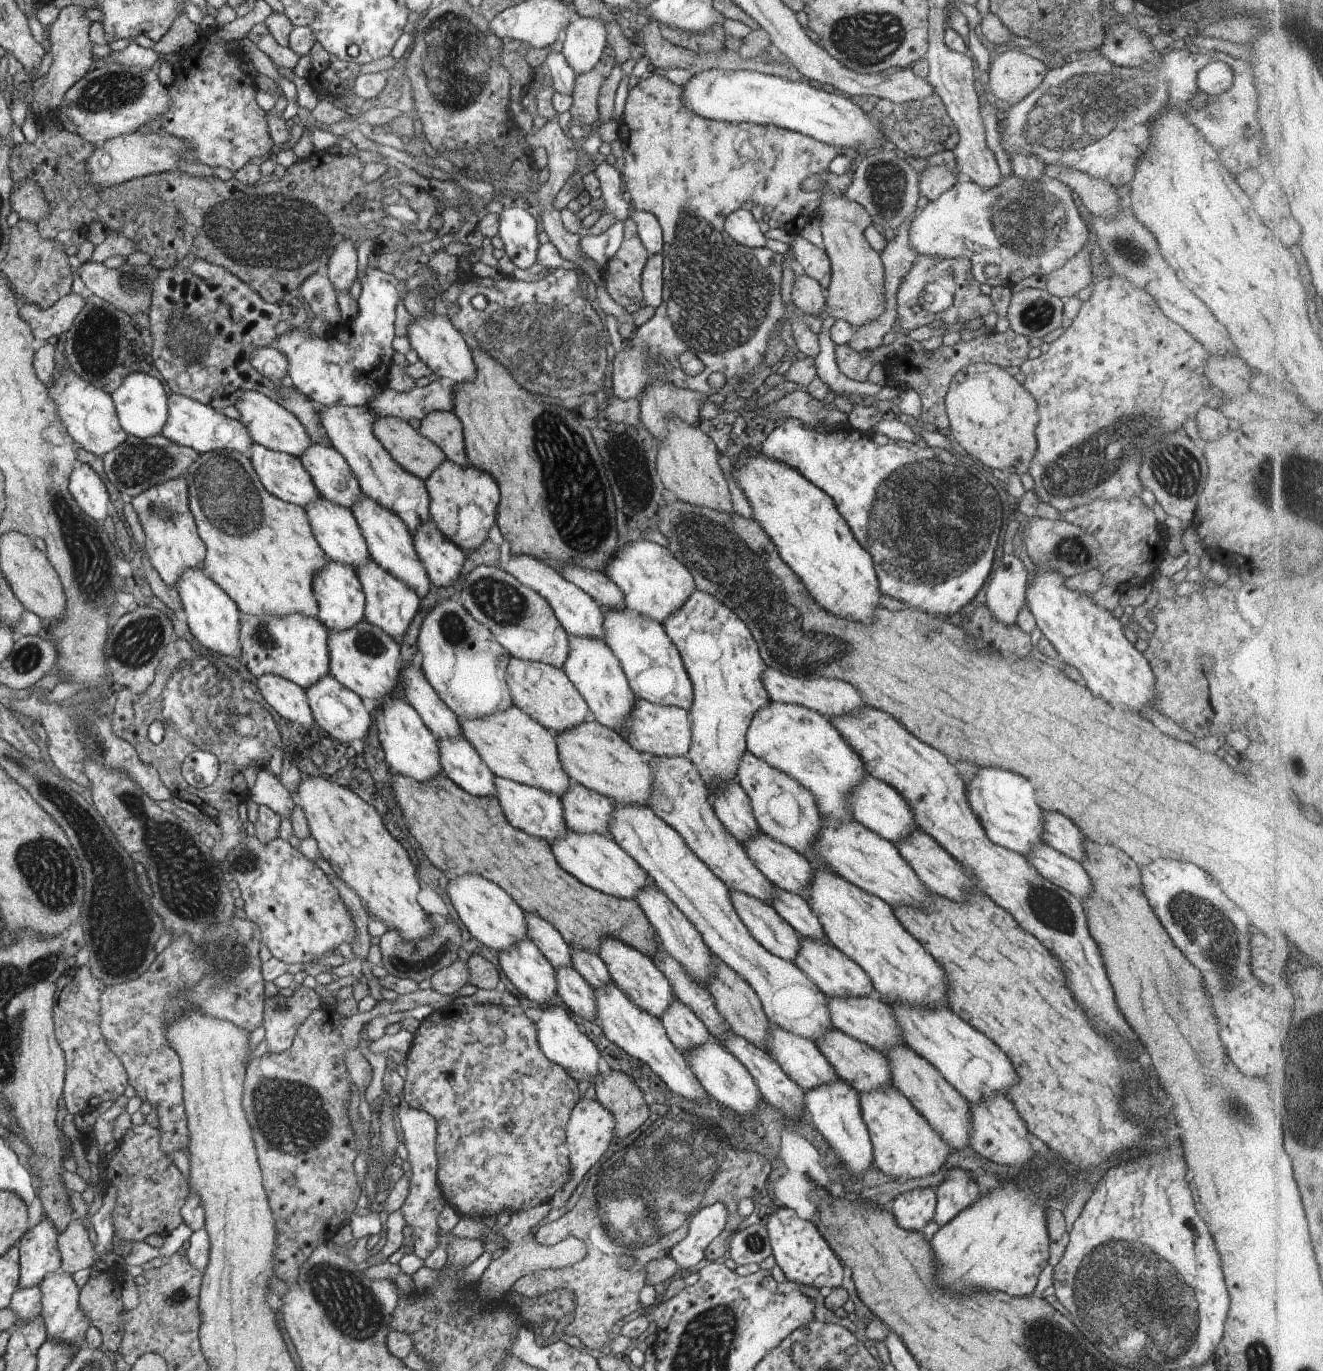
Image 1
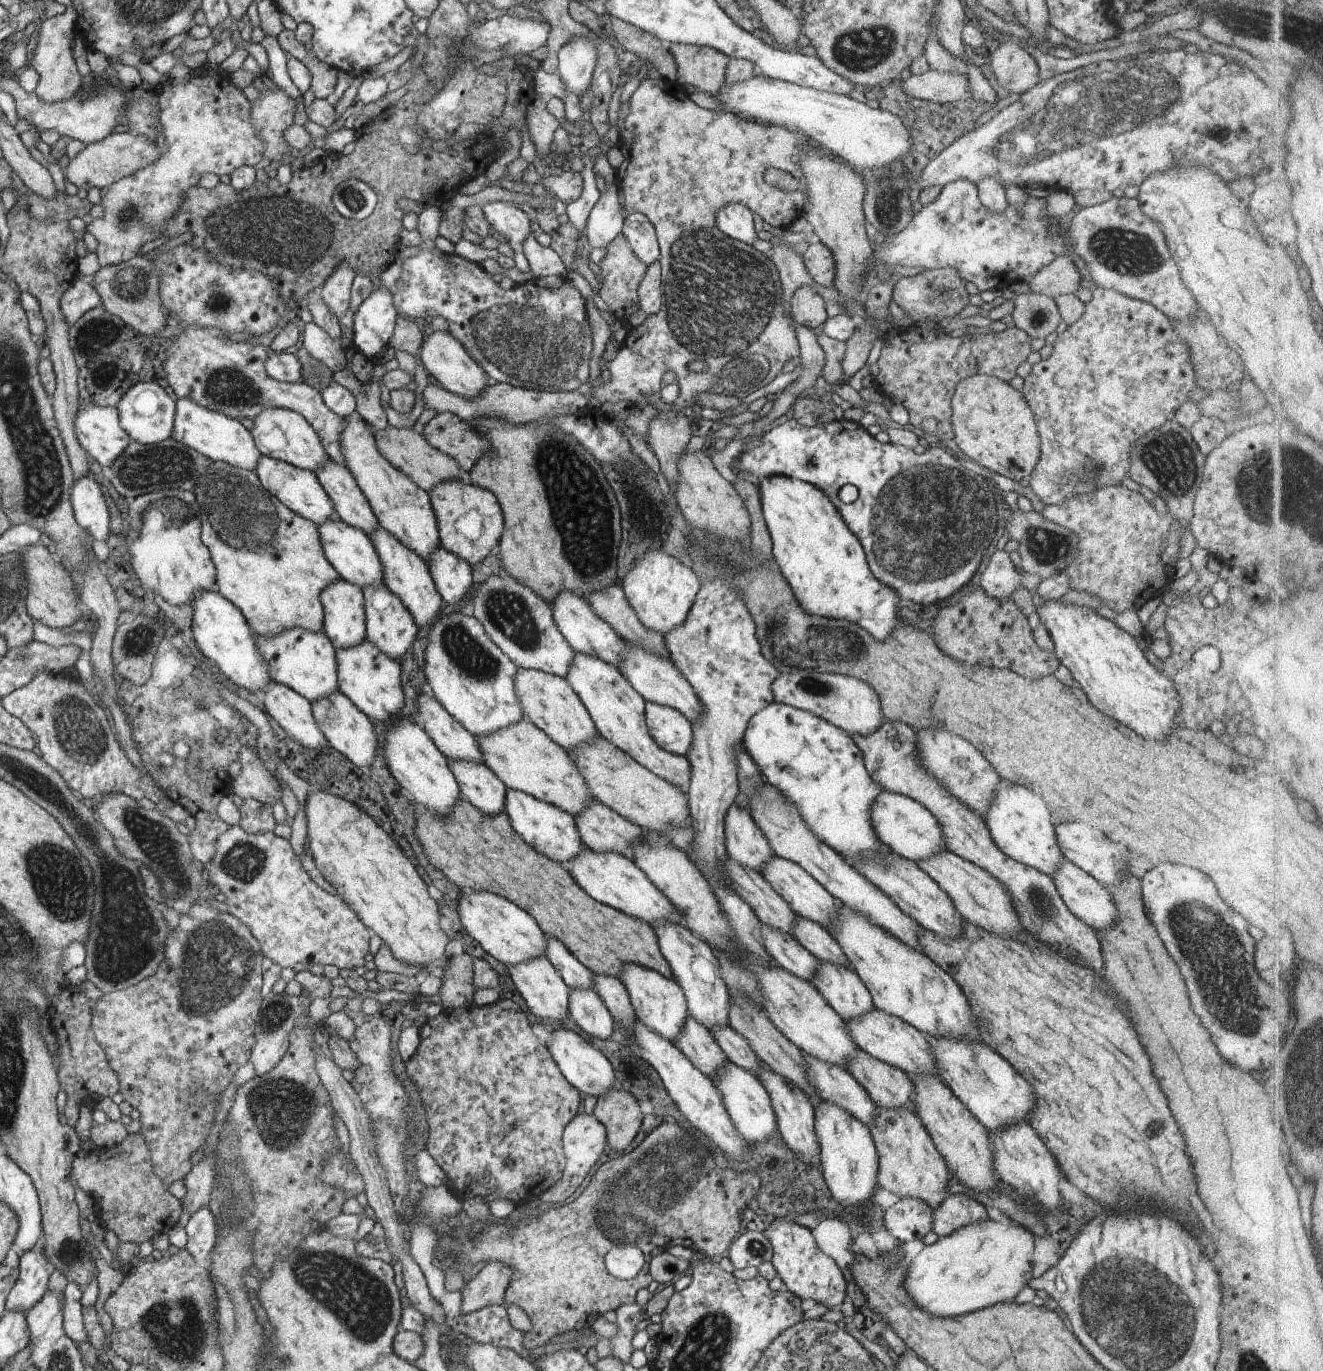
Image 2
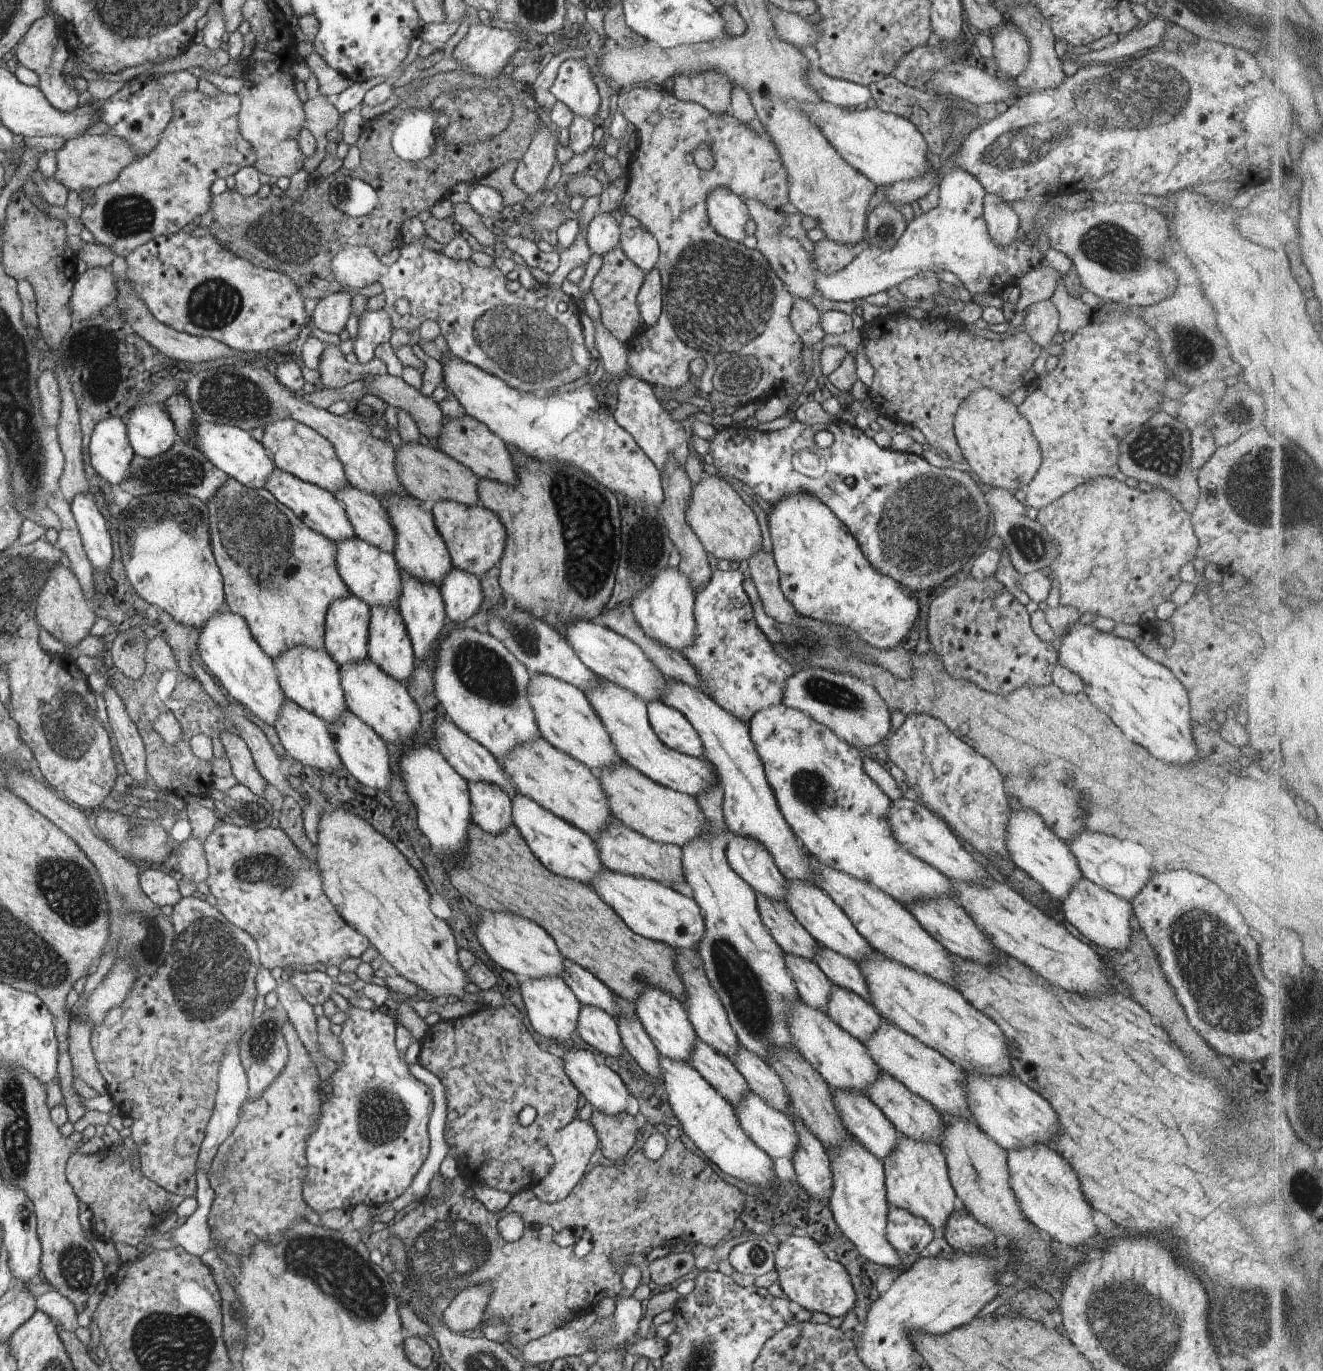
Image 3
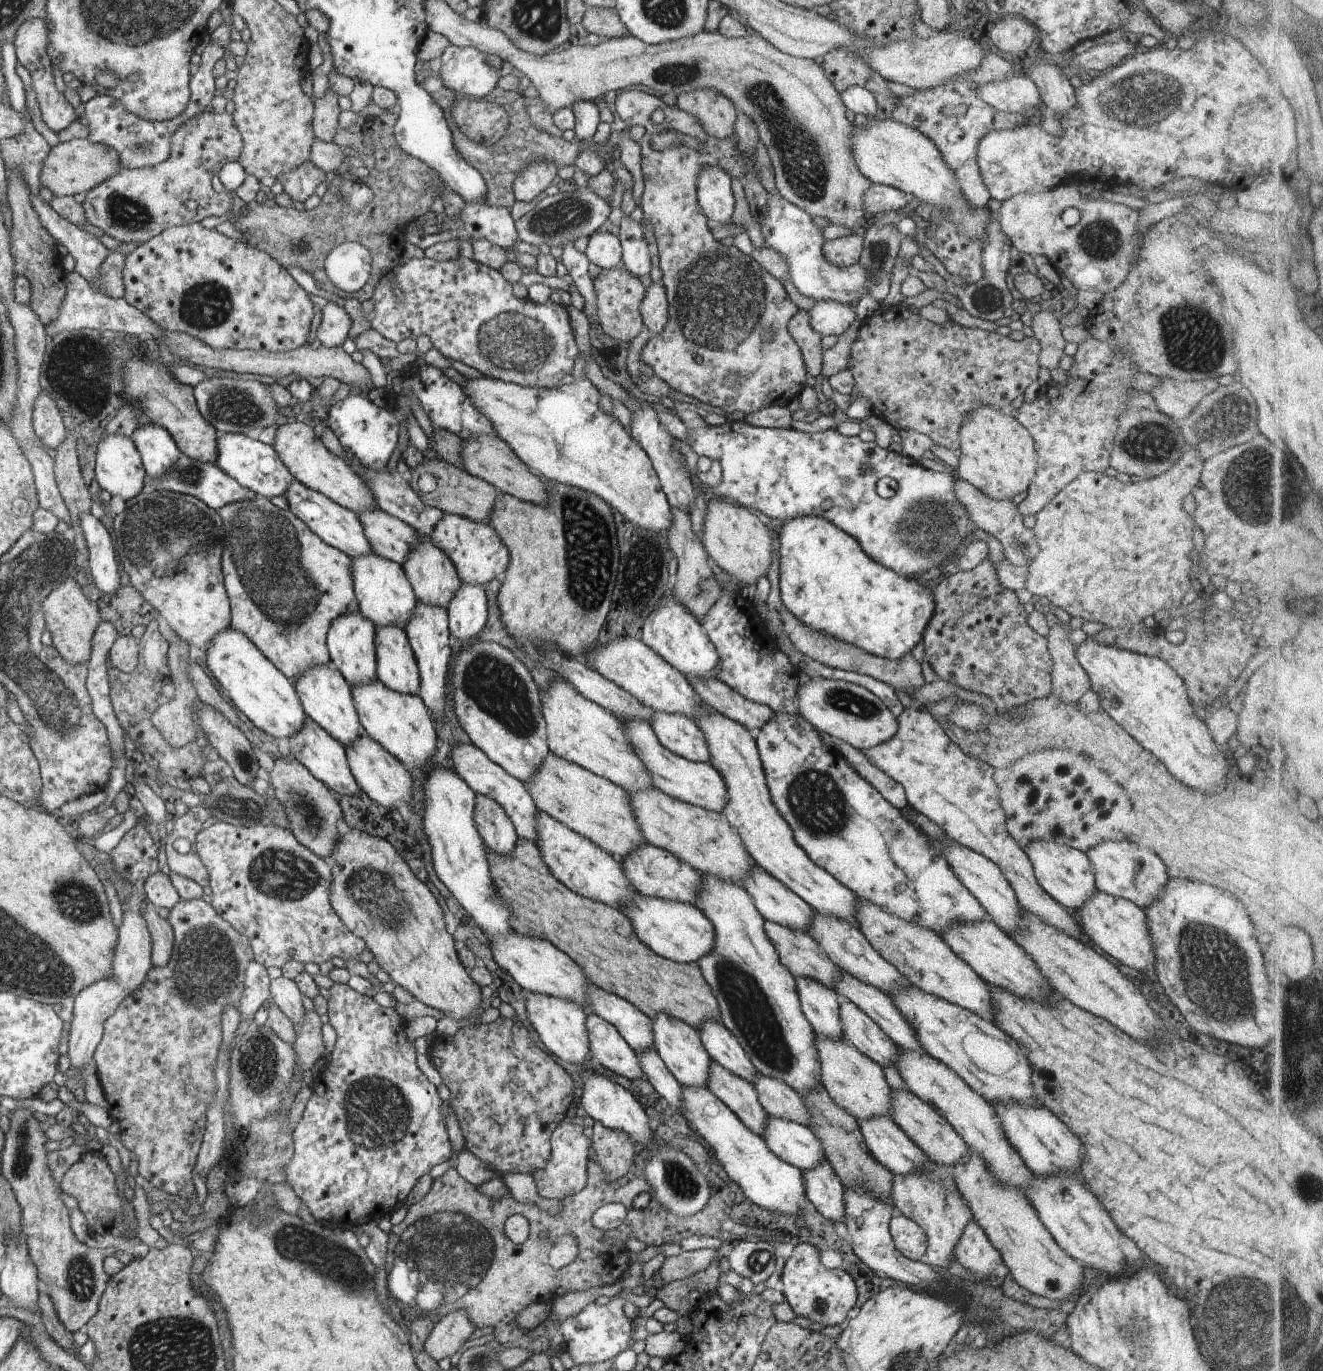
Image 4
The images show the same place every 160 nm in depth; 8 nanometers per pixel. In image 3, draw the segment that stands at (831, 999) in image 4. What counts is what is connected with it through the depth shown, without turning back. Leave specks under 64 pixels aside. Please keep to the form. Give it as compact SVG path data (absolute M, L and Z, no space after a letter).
M784 952L783 959L793 978L800 1000L812 1008L826 1011L833 988L831 980L814 961Z

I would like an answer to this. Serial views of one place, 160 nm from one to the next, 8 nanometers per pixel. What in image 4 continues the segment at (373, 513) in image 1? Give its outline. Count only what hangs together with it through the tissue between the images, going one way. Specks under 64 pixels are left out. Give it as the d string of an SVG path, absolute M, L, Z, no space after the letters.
M416 601L412 618L405 624L404 629L408 633L410 644L413 644L414 652L417 653L418 668L421 668L421 691L418 694L434 712L435 718L440 720L443 718L448 676L451 676L450 668L454 660L450 648L451 632L447 610L441 606Z

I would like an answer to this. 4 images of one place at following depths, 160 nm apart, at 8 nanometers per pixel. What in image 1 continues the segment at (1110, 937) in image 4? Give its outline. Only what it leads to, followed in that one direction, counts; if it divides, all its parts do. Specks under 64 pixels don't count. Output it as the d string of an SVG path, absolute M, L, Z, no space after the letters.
M1043 842L1036 843L1025 857L1044 878L1080 900L1084 900L1093 889L1091 878L1080 862Z

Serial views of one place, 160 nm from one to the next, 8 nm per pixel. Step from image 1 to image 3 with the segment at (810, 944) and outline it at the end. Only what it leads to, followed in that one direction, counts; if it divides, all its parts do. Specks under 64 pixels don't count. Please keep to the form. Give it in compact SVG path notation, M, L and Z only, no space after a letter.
M834 984L832 986L826 1008L831 1019L862 1042L869 1039L883 1019L881 1014L872 1003L854 991Z

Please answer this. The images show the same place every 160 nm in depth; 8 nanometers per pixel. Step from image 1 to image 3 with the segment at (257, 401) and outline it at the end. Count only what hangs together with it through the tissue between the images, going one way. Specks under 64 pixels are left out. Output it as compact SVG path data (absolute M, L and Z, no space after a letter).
M293 418L278 419L277 422L270 423L262 429L261 443L278 470L301 477L303 481L318 485L331 493L350 486L344 466L338 460L336 449L317 429Z

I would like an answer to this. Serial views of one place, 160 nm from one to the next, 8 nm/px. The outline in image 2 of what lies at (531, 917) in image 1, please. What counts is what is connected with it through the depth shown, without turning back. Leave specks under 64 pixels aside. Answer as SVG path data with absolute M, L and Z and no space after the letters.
M546 935L546 958L561 974L564 982L573 988L593 989L593 974L591 970L582 964L567 948L561 940L552 935Z

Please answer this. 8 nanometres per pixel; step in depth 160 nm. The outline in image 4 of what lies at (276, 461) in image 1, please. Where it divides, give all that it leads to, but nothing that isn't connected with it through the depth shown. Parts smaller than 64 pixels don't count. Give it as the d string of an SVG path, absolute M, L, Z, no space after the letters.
M294 479L292 486L284 494L288 501L289 510L315 532L326 544L345 552L349 557L359 557L374 553L369 543L360 516L349 508L330 500L321 492L308 488L305 484Z

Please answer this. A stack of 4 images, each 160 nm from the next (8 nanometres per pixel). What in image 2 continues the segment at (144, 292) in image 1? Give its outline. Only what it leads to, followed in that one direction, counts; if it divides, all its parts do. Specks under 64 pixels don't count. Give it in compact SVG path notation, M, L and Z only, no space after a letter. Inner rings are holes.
M135 255L132 258L126 260L126 262L120 262L118 264L108 264L108 266L101 267L92 275L92 284L96 288L96 292L101 296L102 306L113 315L121 318L127 325L130 325L134 330L137 330L143 335L156 335L166 326L168 320L166 316L166 311L162 308L161 298L159 296L159 286L161 283L161 278L159 277L159 272L152 261L147 260L143 255ZM120 269L124 269L125 273L123 275L124 282L135 282L136 275L137 281L136 285L139 288L140 295L145 295L140 300L126 298L124 294L120 296L118 288L114 286L112 288L112 278L116 278L116 274L120 272ZM139 269L142 272L139 272ZM139 272L139 273L138 273ZM142 274L142 275L140 275ZM146 274L146 275L145 275ZM140 275L140 277L138 277Z

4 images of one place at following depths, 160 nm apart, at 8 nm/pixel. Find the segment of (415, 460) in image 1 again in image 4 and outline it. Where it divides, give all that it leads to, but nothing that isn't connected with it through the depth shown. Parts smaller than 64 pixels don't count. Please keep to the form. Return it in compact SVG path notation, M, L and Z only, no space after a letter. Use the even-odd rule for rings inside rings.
M427 457L415 467L411 468L409 483L417 495L431 507L439 508L443 513L465 516L467 519L480 522L489 522L493 504L497 499L498 491L490 483L471 475L463 468L446 462L444 459L429 459ZM422 474L432 474L437 480L436 489L429 493L421 492L417 480Z

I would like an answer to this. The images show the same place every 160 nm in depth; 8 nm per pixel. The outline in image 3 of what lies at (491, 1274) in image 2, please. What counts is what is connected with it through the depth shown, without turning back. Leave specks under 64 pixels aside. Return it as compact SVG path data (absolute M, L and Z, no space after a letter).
M476 1283L462 1286L443 1311L443 1321L455 1333L474 1330L482 1324L485 1310L493 1294L492 1283Z

